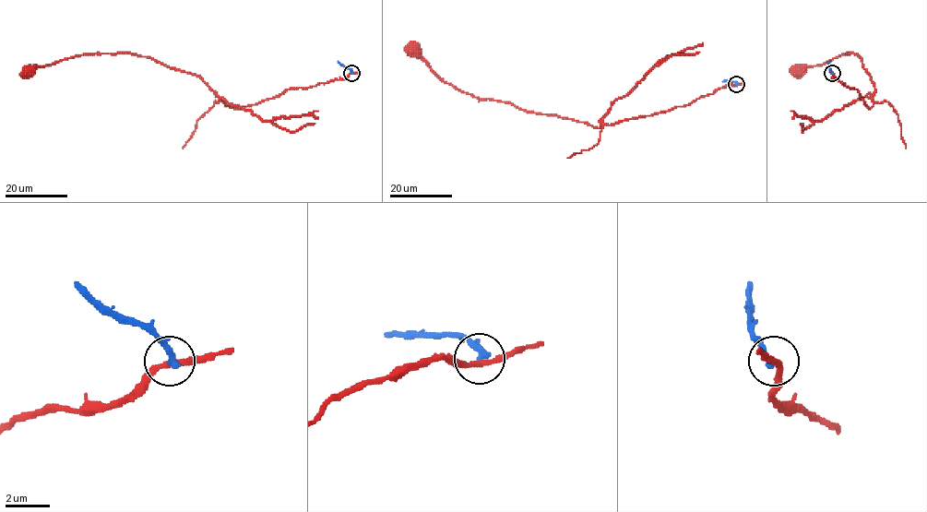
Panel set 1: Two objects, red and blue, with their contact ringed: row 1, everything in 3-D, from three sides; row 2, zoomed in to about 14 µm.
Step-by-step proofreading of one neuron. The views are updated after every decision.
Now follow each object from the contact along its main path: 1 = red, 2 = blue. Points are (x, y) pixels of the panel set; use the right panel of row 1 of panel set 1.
1: (833, 73), (835, 79), (855, 89), (869, 108), (872, 106), (875, 89), (857, 54), (840, 55), (796, 71)
2: (832, 73), (829, 61)

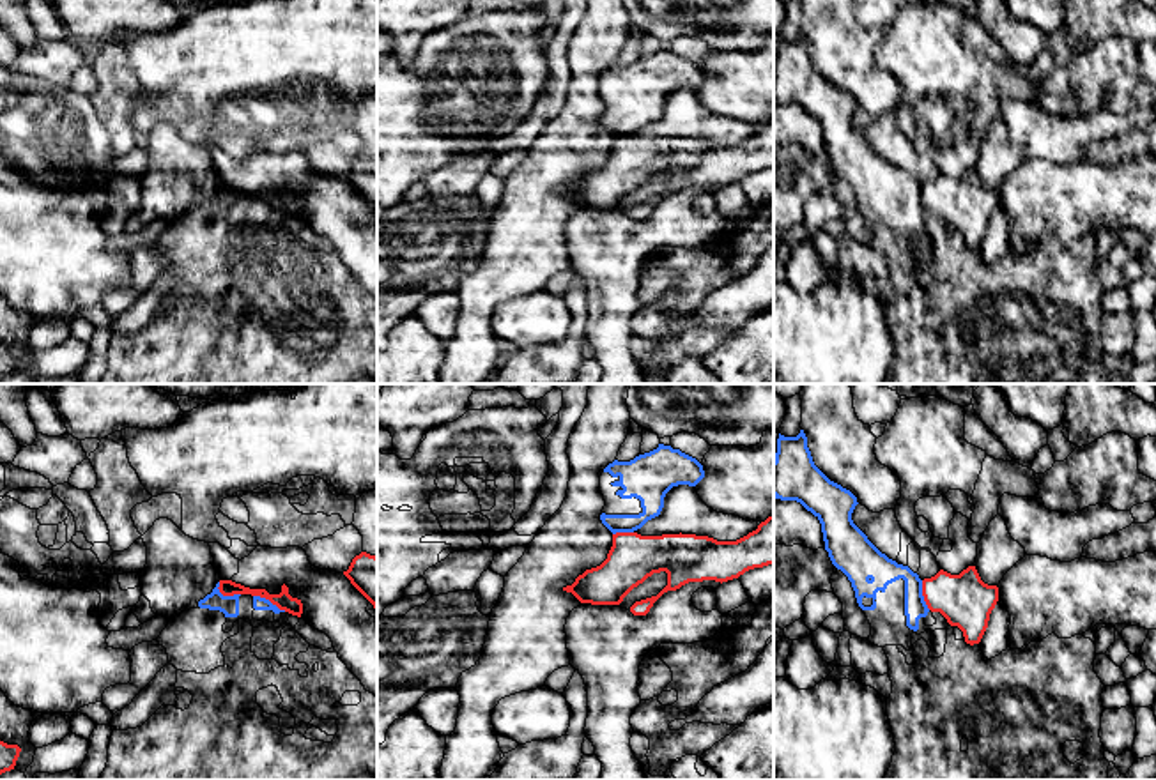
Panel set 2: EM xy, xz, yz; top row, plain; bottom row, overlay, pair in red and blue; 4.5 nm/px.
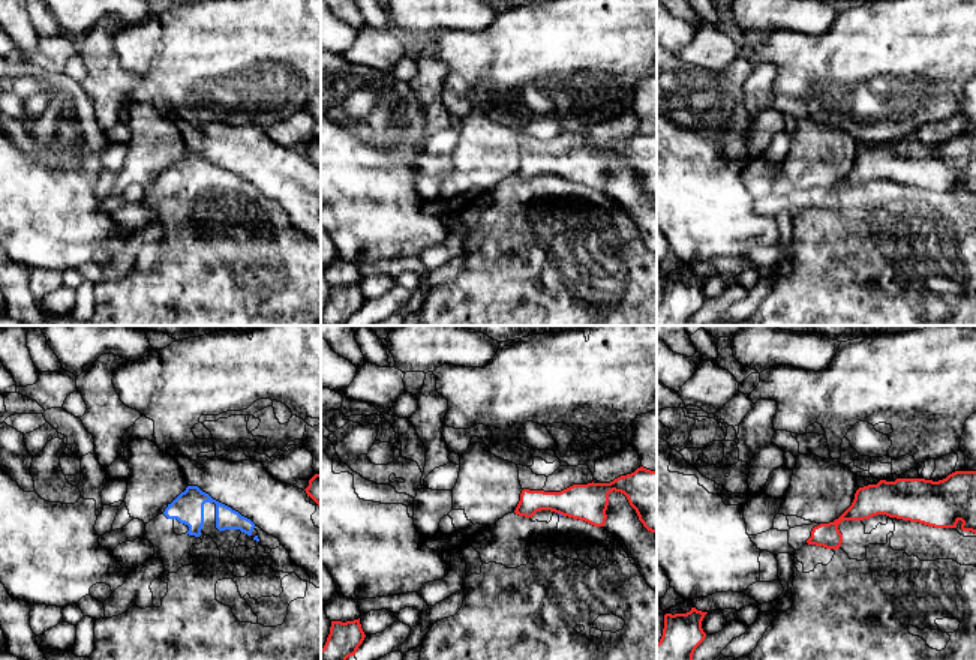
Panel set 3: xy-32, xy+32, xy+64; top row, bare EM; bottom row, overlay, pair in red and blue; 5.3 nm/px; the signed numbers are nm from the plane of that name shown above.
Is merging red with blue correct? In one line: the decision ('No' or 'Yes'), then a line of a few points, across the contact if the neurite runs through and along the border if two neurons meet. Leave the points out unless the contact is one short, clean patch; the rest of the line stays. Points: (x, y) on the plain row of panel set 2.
No. Line: xy (254, 198), (264, 200), (285, 214)

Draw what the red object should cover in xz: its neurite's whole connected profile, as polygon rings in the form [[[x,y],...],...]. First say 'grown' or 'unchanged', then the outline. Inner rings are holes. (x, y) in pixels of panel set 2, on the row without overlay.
unchanged; [[[774,119],[736,145],[682,136],[662,140],[616,136],[607,163],[586,173],[563,195],[572,196],[581,207],[620,209],[648,180],[666,175],[667,189],[657,200],[630,210],[634,219],[646,219],[667,195],[676,195],[689,186],[722,187],[768,168],[774,168]]]

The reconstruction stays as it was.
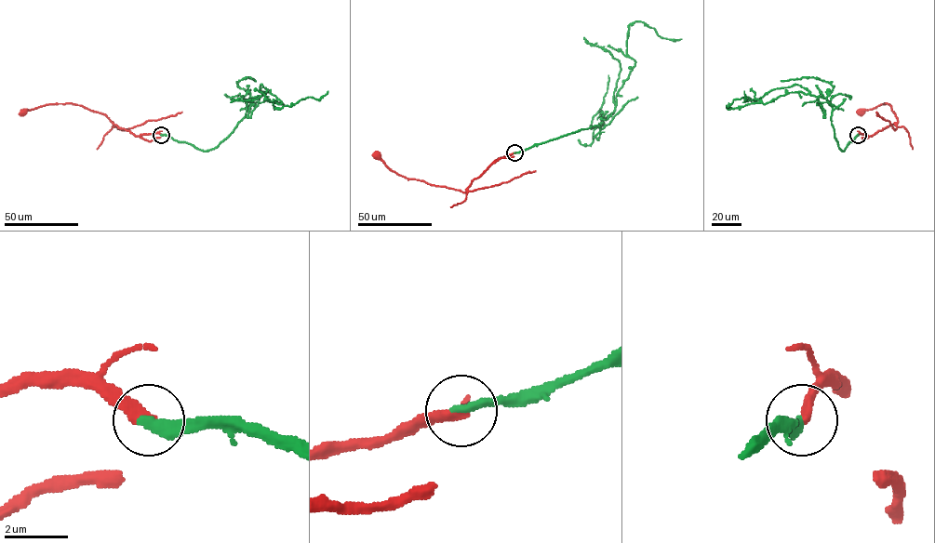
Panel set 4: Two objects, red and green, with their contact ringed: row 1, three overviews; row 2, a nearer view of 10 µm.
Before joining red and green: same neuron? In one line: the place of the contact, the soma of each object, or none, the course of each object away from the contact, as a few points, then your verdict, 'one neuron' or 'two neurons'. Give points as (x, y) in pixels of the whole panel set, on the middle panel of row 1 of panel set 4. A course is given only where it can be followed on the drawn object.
place (514, 152); soma red (377, 154); soma green none; course red (514, 152), (498, 158), (473, 180), (465, 192), (400, 176), (377, 154); course green (514, 152), (600, 127), (635, 62), (627, 54), (630, 23), (642, 21), (661, 37), (681, 39); one neuron

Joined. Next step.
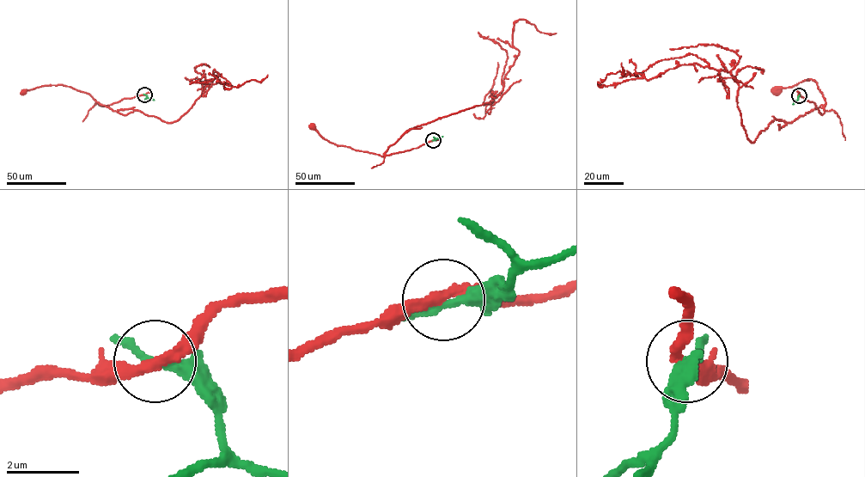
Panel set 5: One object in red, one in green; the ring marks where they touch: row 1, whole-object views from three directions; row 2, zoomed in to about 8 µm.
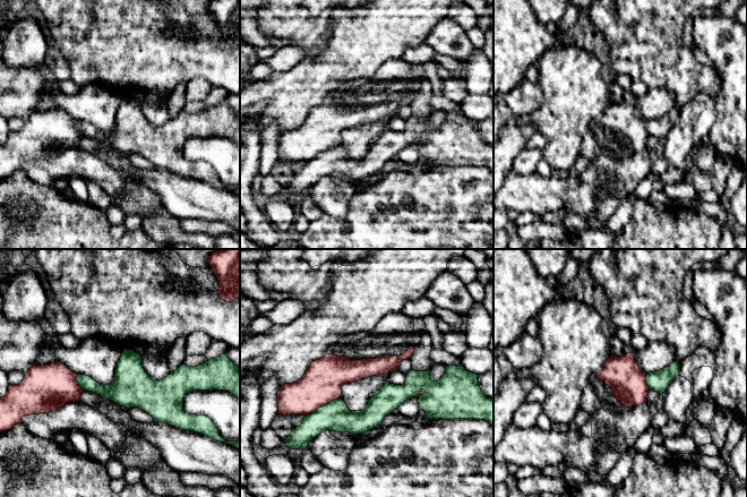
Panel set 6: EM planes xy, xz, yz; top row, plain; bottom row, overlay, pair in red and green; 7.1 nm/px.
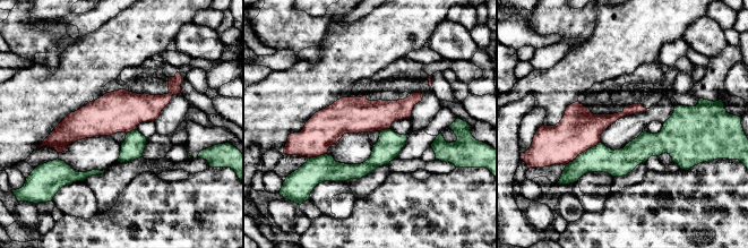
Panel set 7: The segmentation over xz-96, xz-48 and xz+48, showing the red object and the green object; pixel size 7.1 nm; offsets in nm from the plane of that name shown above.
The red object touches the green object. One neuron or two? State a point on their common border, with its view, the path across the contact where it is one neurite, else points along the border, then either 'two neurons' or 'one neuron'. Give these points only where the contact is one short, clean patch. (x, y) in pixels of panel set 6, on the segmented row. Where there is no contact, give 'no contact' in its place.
xz (322, 405) | two neurons

